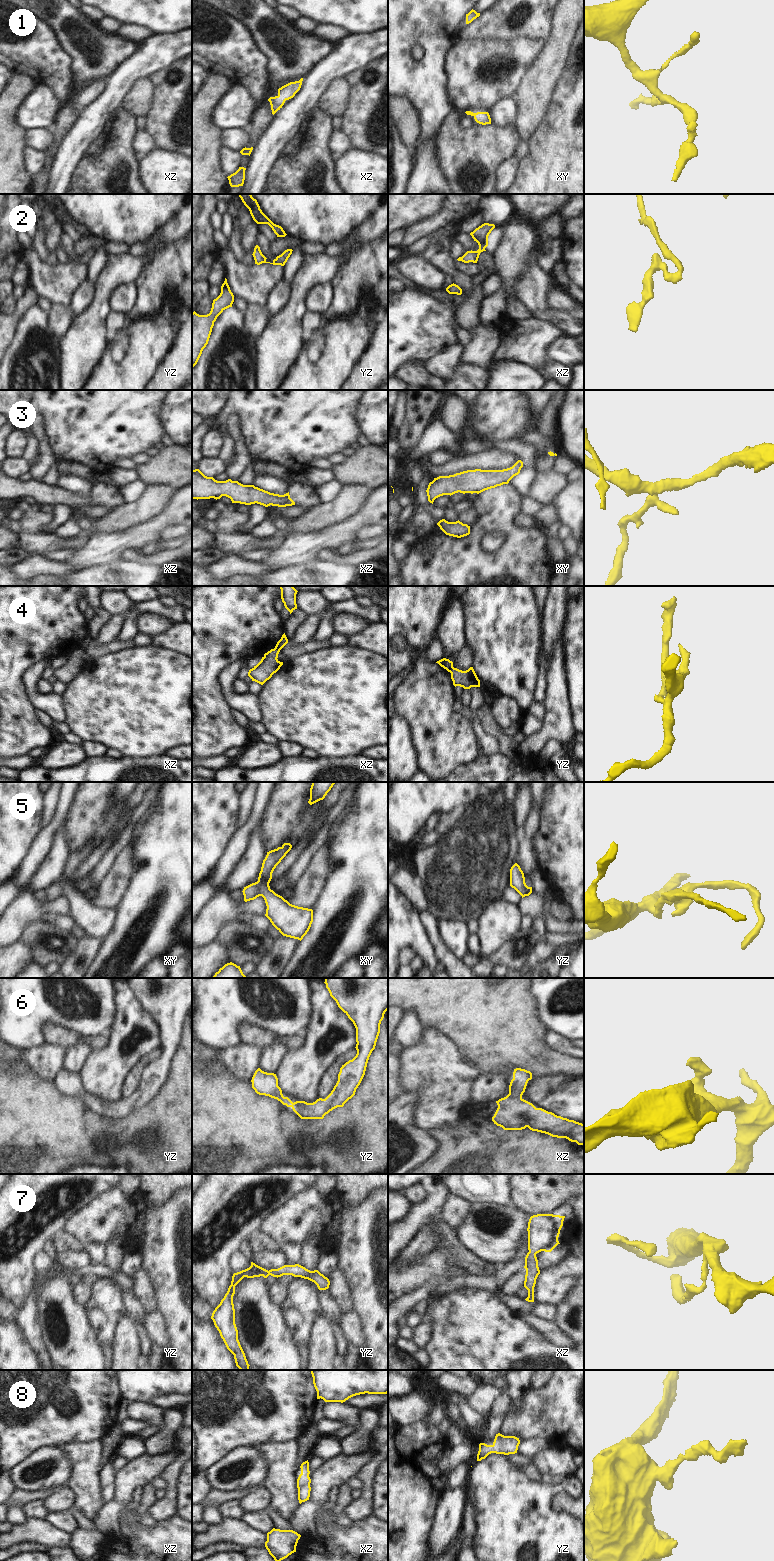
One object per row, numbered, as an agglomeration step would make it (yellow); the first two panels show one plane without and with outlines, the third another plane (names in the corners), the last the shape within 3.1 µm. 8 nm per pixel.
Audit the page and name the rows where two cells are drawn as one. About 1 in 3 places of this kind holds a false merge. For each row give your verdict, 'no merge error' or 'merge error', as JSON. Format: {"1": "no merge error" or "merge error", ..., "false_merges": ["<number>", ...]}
{"1": "no merge error", "2": "no merge error", "3": "no merge error", "4": "merge error", "5": "merge error", "6": "no merge error", "7": "no merge error", "8": "no merge error", "false_merges": ["4", "5"]}

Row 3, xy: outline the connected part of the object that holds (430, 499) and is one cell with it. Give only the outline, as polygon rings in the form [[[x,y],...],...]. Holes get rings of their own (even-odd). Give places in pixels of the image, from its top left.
[[[518,460],[512,467],[503,470],[467,470],[454,475],[439,476],[429,483],[426,490],[428,501],[443,495],[455,493],[481,493],[485,490],[508,484],[509,481],[520,473],[523,462]]]

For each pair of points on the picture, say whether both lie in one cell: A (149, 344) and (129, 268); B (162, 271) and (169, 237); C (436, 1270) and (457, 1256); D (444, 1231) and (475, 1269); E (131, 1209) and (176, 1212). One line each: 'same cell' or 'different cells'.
A: different cells
B: different cells
C: different cells
D: same cell
E: same cell

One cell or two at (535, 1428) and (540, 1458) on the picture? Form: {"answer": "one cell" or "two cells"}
{"answer": "two cells"}

